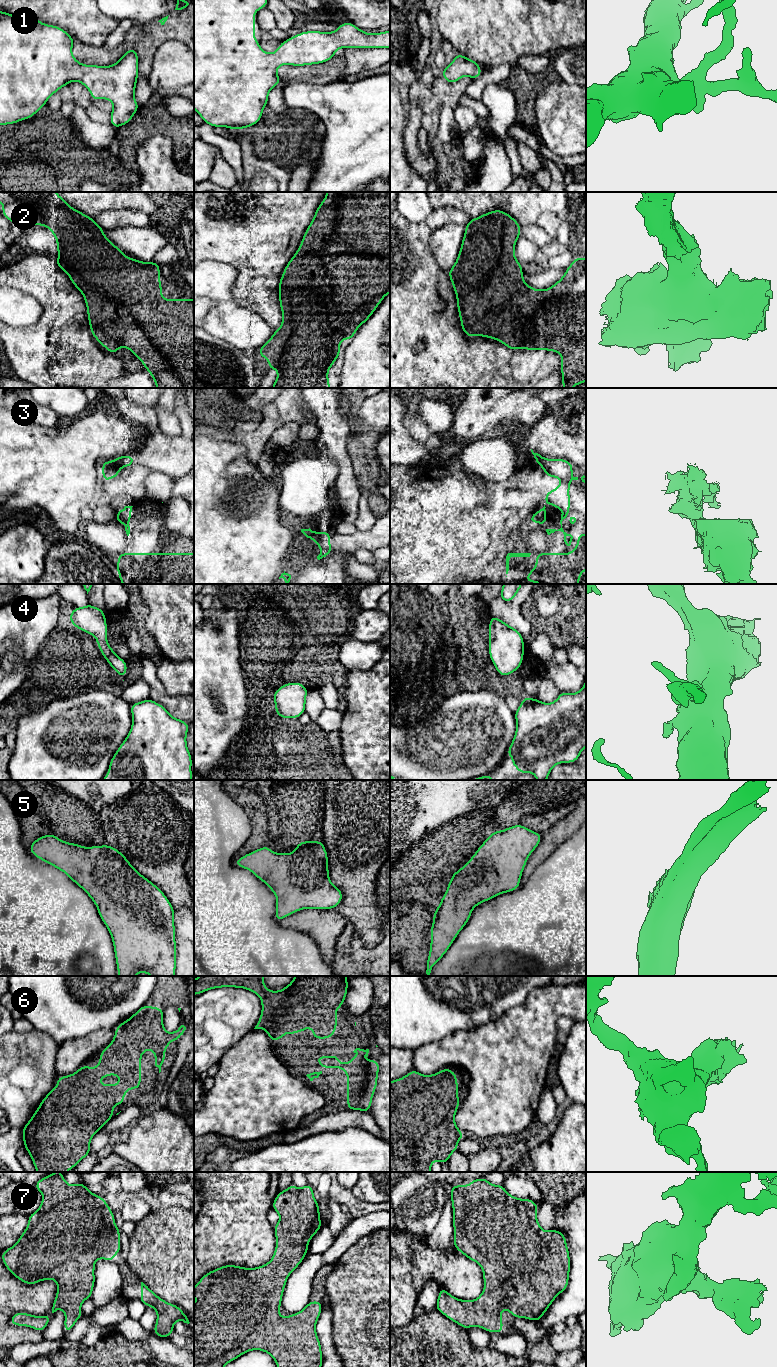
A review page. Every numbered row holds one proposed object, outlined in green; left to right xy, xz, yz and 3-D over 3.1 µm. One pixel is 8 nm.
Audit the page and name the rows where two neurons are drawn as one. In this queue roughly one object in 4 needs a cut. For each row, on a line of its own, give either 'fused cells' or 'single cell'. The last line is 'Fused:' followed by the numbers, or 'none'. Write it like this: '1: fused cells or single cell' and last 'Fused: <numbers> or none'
1: single cell
2: single cell
3: fused cells
4: single cell
5: single cell
6: single cell
7: single cell
Fused: 3

